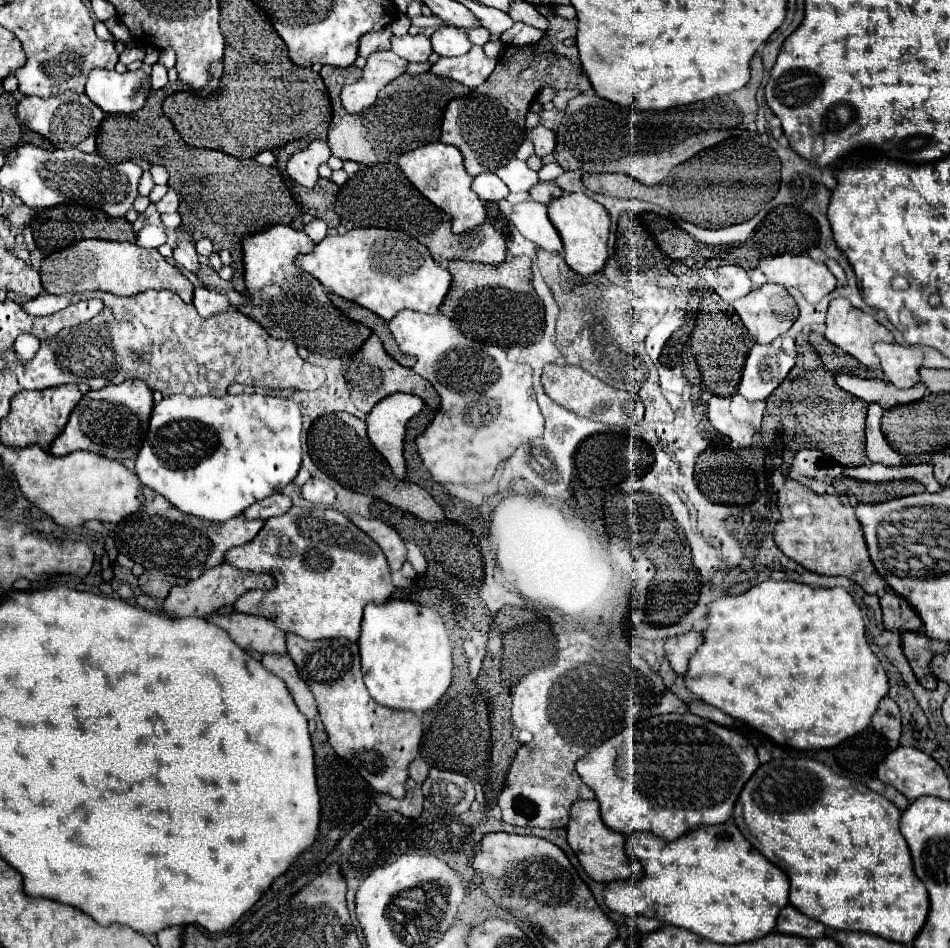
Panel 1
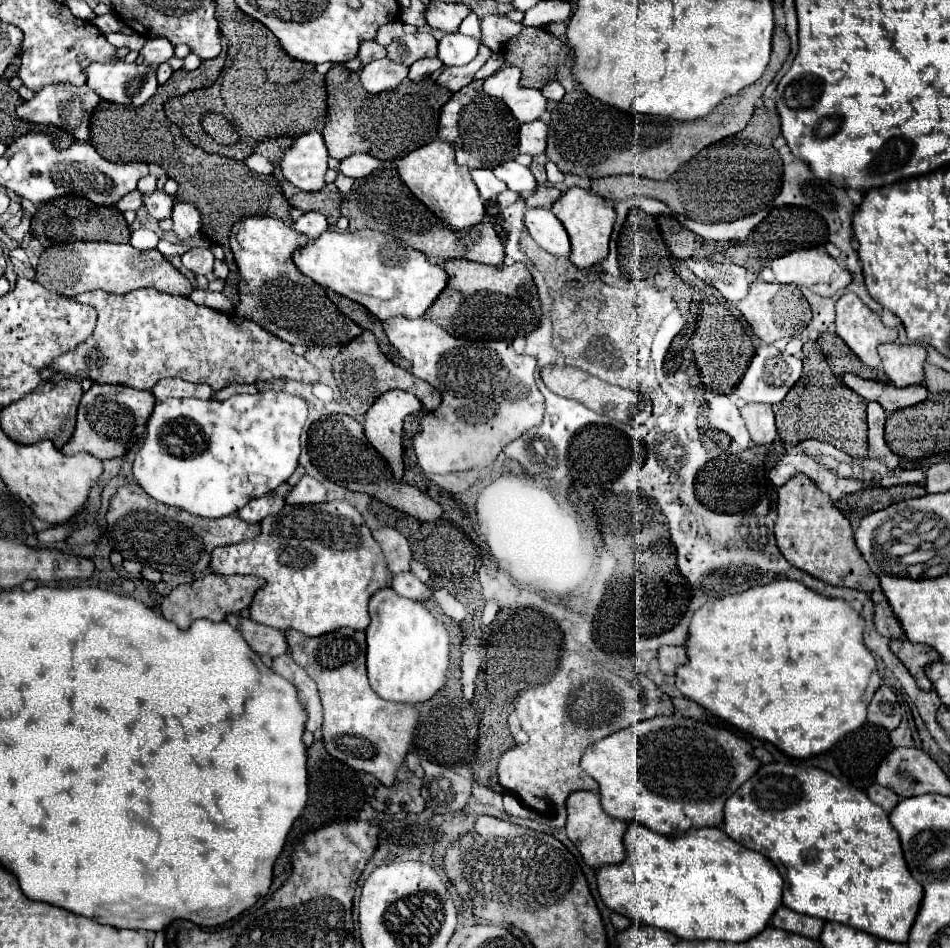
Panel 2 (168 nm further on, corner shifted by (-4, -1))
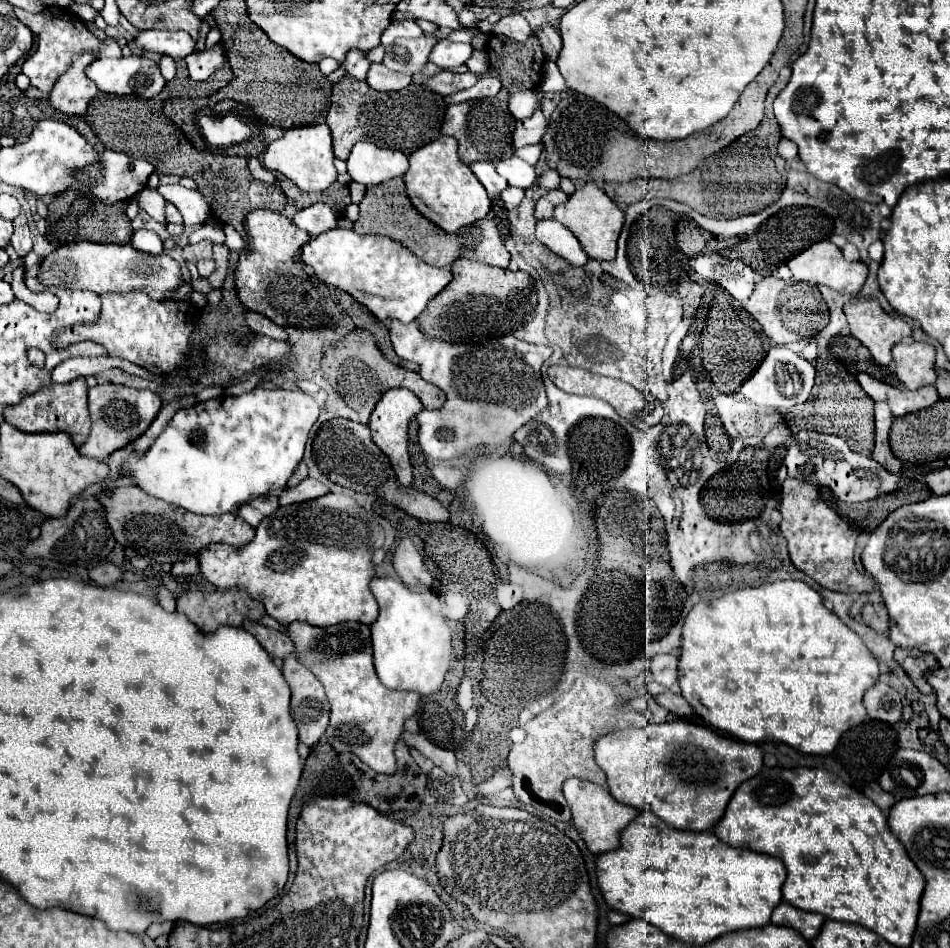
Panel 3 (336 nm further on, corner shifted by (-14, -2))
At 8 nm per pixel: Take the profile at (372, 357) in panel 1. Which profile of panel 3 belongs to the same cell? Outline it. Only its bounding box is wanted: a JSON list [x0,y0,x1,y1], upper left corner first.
[321,329,439,423]

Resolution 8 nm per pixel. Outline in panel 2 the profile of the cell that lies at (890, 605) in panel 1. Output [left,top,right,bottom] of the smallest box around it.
[871,590,903,640]

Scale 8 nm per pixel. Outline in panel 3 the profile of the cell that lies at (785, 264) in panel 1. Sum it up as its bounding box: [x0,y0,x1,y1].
[787,241,867,295]

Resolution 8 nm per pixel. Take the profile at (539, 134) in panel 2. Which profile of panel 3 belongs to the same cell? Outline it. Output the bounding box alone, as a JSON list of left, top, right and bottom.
[515,111,547,149]

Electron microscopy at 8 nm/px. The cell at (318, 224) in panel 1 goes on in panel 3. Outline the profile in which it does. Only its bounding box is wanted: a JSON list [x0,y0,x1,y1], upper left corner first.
[293,203,337,237]

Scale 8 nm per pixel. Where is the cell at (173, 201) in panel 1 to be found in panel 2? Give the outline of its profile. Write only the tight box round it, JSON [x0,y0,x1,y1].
[143,192,173,220]

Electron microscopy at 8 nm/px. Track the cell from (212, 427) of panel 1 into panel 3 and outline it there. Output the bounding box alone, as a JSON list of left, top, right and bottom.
[127,387,319,515]

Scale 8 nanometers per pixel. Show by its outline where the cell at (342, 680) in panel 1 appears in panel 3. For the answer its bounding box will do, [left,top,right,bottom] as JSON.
[287,623,419,775]

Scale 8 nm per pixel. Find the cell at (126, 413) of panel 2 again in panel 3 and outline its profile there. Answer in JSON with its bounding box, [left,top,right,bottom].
[79,385,161,461]

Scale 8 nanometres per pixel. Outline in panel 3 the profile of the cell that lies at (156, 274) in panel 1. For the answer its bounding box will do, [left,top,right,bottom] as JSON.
[39,243,185,299]

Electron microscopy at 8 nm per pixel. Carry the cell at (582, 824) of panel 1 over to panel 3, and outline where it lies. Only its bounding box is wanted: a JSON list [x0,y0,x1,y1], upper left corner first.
[563,777,639,855]

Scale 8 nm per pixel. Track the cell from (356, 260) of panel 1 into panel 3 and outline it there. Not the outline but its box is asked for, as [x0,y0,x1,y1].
[301,227,453,321]

